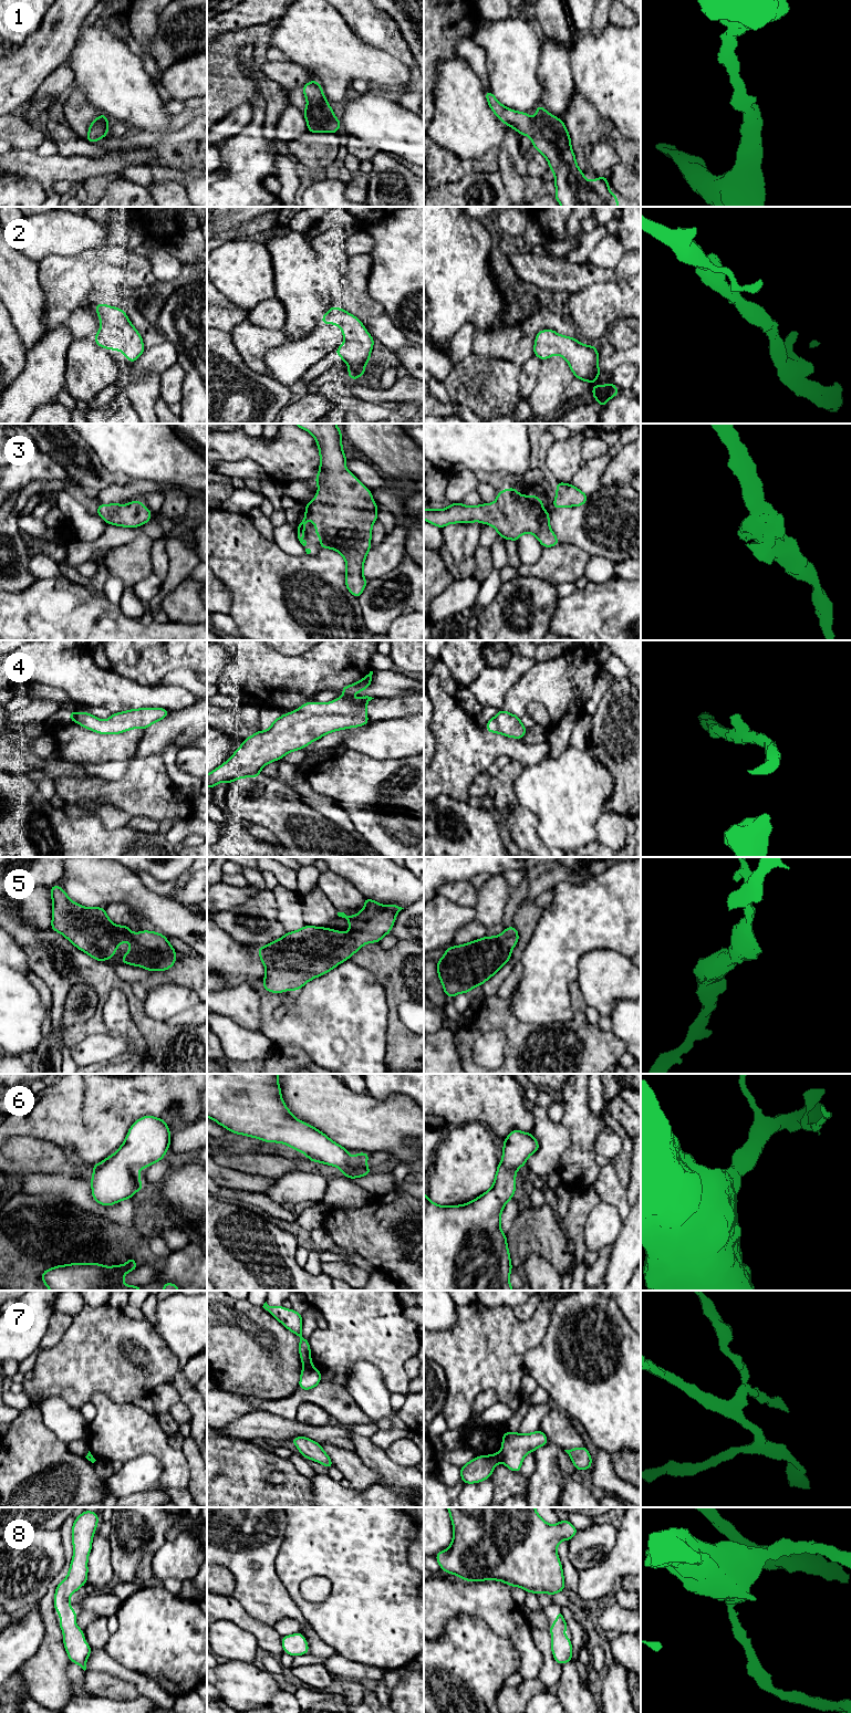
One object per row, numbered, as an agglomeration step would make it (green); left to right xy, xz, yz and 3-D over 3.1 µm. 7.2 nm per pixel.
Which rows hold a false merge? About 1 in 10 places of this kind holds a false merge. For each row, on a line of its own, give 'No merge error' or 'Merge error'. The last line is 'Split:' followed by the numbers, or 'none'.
1: No merge error
2: No merge error
3: No merge error
4: No merge error
5: No merge error
6: No merge error
7: Merge error
8: No merge error
Split: 7

